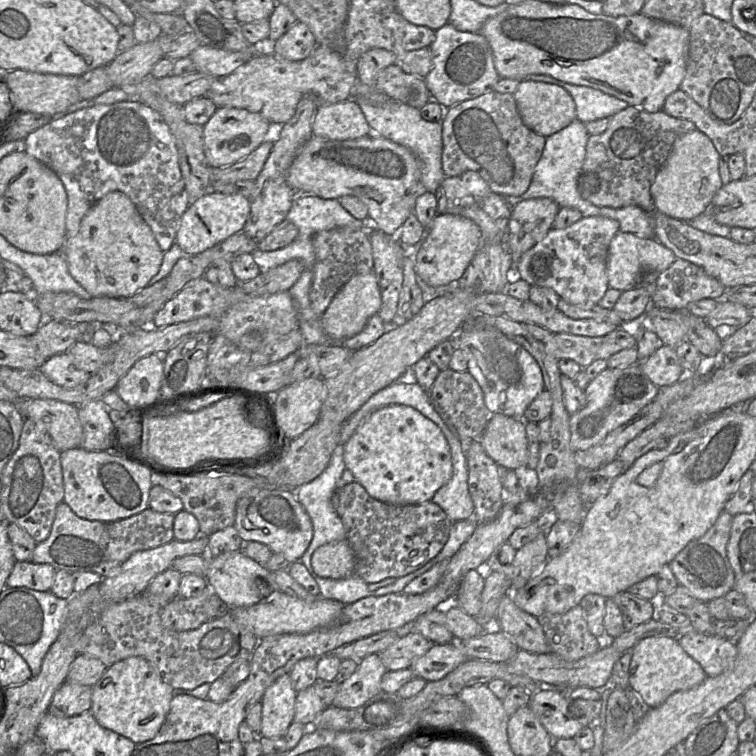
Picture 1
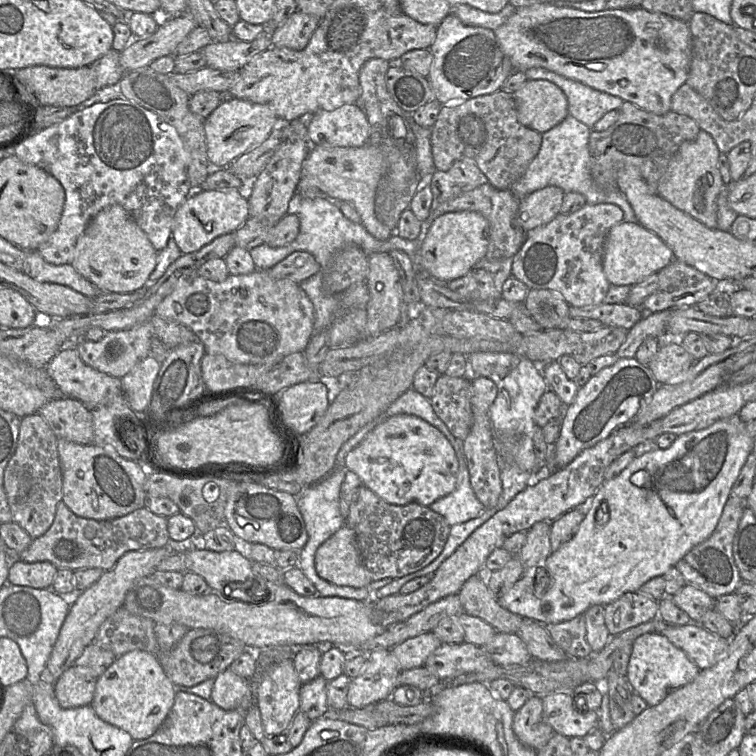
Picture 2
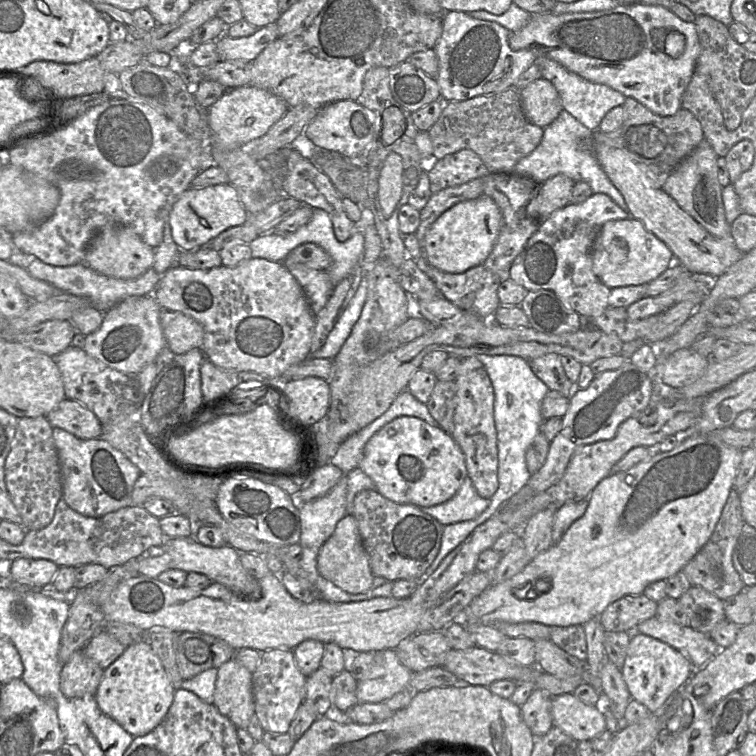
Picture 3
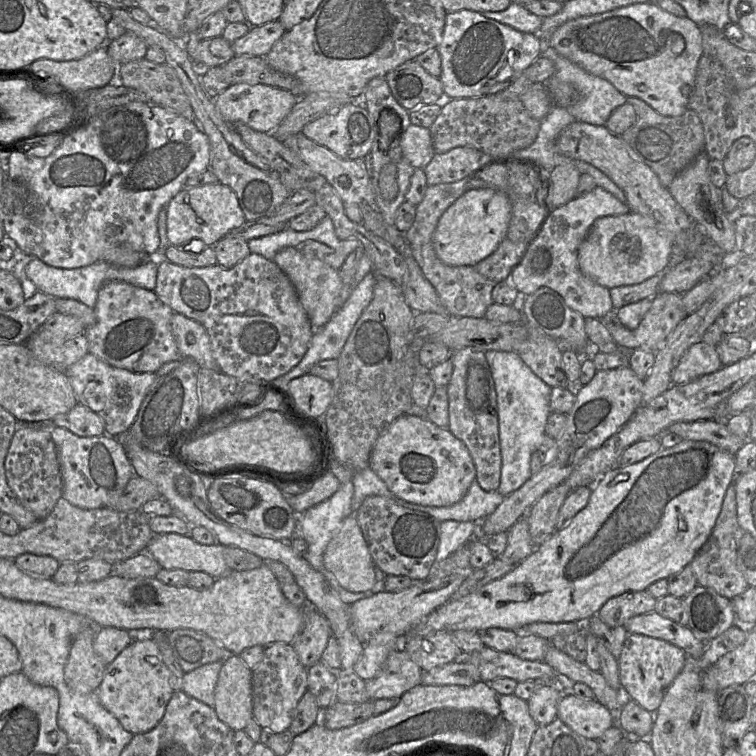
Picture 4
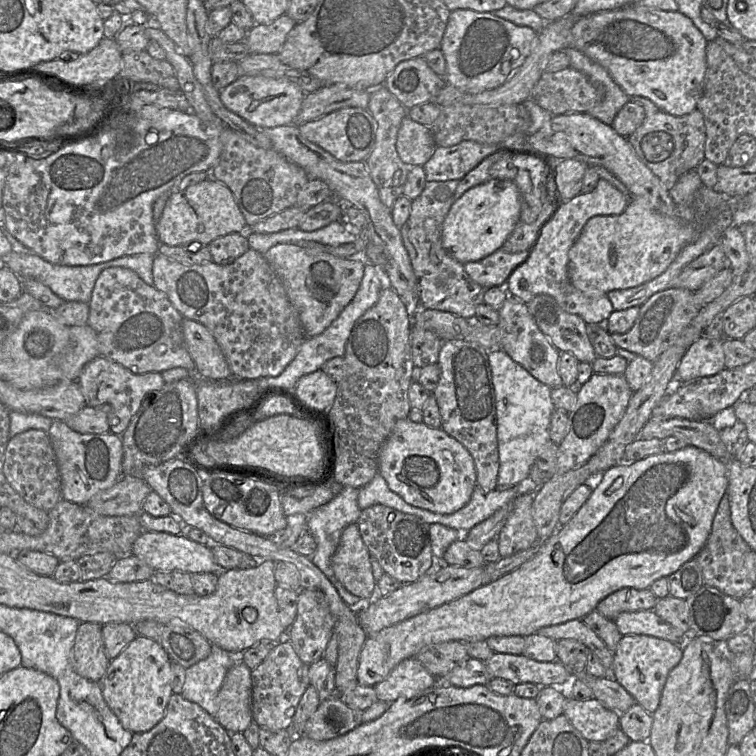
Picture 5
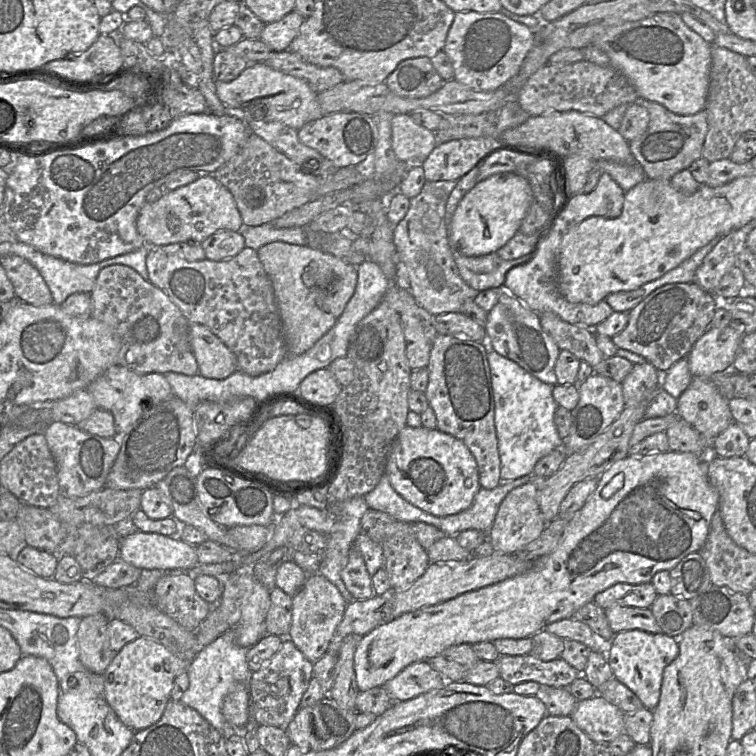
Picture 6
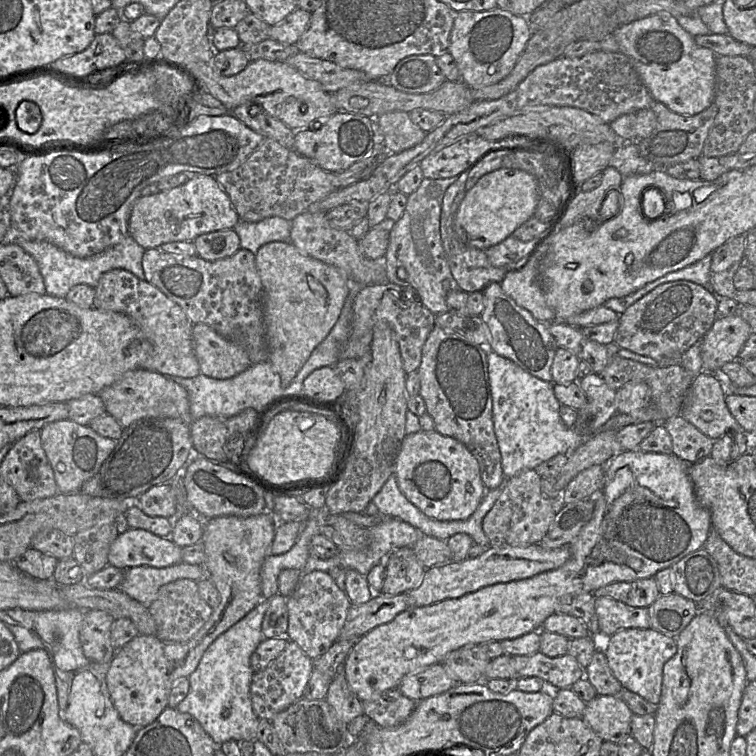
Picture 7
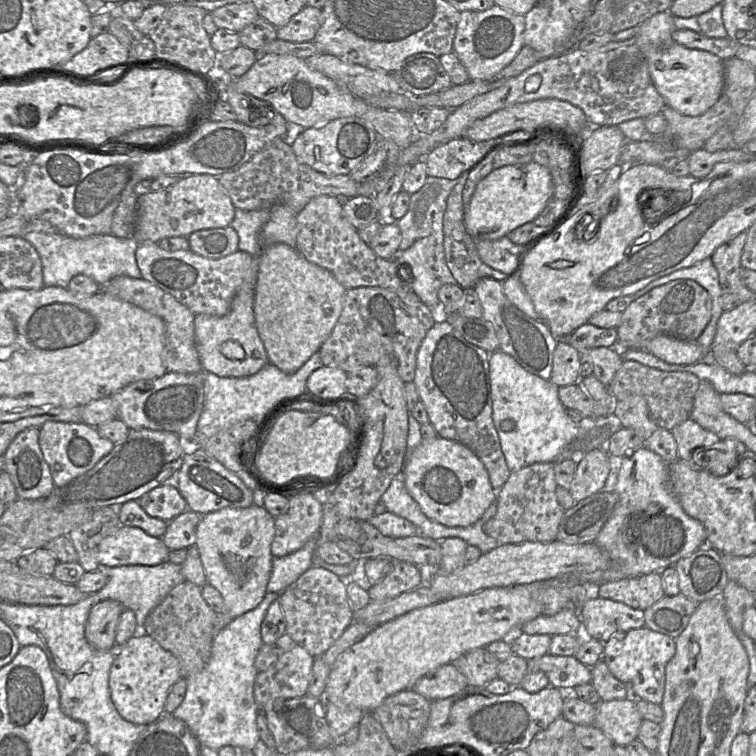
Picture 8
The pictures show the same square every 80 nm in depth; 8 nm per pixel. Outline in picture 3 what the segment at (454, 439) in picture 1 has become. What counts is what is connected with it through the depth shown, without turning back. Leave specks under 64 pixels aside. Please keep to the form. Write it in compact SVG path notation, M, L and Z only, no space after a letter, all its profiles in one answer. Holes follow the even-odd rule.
M466 477L456 494L445 501L420 509L435 518L443 526L473 520L489 506L490 499L482 498L476 491L470 477Z

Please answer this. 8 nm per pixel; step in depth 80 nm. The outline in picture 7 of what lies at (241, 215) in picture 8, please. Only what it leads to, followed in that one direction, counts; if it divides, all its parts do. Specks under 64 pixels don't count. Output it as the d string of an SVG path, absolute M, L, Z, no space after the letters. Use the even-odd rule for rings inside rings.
M276 216L258 222L246 222L239 218L233 229L240 238L240 248L256 256L259 248L269 242L290 242L291 221Z

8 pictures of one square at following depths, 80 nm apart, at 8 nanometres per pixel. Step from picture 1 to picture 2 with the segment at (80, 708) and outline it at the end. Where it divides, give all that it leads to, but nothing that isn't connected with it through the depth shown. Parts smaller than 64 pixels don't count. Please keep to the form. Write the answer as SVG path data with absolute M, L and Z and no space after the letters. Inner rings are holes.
M72 665L54 684L54 692L62 708L91 705L98 678L86 668Z

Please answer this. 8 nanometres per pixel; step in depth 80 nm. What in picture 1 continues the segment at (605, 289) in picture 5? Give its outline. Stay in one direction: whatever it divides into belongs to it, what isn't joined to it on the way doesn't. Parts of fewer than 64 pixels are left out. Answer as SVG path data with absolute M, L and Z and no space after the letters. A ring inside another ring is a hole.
M618 231L608 248L607 277L609 287L621 292L632 289L638 285L644 273L649 271L662 272L675 259L674 253L656 238L640 238L632 233Z

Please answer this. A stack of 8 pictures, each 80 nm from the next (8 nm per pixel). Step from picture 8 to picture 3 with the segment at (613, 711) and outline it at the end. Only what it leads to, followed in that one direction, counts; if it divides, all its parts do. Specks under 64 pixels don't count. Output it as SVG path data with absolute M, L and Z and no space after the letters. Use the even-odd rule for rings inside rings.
M573 693L552 697L551 715L553 725L576 741L591 740L606 730L603 707L587 705Z

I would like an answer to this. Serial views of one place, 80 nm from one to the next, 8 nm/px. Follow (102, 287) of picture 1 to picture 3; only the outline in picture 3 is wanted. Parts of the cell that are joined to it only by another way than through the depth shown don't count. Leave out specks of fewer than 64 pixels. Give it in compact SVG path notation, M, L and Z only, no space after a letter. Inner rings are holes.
M117 225L103 228L92 238L86 248L82 263L112 278L134 279L153 267L154 258L155 250L145 244L131 228Z

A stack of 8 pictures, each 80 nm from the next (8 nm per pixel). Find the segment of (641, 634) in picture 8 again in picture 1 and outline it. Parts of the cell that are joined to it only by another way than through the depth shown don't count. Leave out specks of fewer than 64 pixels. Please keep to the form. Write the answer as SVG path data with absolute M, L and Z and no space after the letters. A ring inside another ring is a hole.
M648 637L638 642L632 649L629 686L643 698L649 708L660 706L677 691L696 687L707 677L701 665L691 658L674 638Z

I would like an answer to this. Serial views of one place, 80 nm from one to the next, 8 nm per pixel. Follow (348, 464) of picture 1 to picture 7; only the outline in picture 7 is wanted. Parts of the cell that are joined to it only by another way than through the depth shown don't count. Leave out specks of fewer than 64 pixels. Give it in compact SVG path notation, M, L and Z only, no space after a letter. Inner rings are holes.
M434 431L406 434L396 460L395 476L405 497L427 516L441 520L465 520L486 493L480 466L459 440Z

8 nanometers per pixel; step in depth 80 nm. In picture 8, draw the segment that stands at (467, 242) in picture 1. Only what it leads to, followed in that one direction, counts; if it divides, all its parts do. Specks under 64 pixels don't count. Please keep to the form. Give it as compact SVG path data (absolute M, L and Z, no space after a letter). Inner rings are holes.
M536 162L508 165L493 170L478 185L464 212L464 226L473 239L495 240L519 226L533 222L554 193L552 176Z

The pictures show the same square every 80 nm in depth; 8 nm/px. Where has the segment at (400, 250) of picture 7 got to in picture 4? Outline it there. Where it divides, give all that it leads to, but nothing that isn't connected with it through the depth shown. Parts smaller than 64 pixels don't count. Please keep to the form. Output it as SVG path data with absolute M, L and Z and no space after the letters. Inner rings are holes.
M468 178L436 185L428 185L422 201L415 206L416 215L412 226L404 233L410 252L423 275L435 288L441 303L451 316L483 318L487 308L494 303L492 290L497 282L481 275L473 266L450 266L436 255L432 236L443 213L466 191Z

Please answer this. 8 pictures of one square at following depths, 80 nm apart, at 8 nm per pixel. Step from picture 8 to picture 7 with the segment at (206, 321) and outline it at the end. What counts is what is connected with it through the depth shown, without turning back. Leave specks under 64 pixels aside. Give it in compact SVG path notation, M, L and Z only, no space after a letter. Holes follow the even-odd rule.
M194 324L192 338L200 372L208 377L232 378L253 365L244 349L207 324Z

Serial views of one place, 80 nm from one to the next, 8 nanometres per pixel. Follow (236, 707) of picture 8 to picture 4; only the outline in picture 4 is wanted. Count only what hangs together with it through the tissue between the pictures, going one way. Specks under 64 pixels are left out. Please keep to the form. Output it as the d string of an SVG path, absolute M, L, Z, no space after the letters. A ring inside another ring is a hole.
M223 661L200 666L184 674L182 691L188 696L214 708L215 687Z

